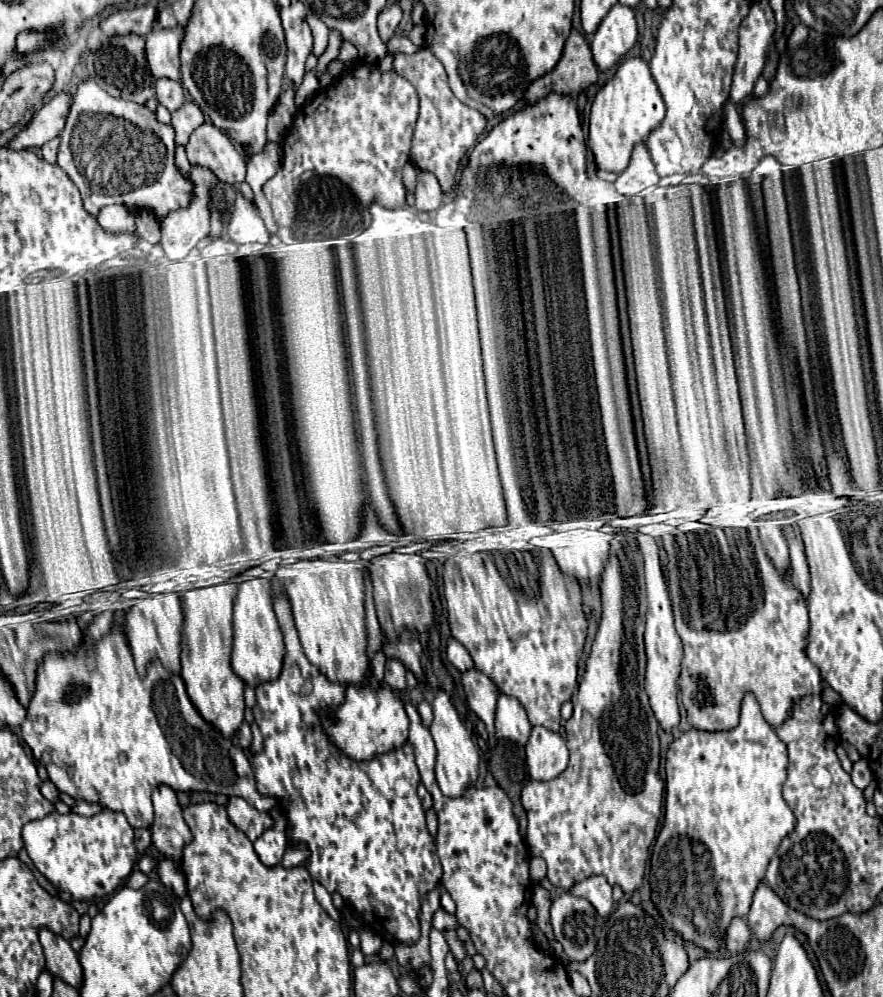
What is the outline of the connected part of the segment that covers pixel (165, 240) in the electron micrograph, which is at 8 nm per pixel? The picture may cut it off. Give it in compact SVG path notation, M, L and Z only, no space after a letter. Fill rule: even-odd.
M192 167L190 171L190 181L192 181L192 199L186 209L172 211L162 219L162 249L168 259L178 261L184 259L190 249L196 247L200 239L204 239L210 233L210 199L212 199L212 189L220 183L212 171L206 167Z

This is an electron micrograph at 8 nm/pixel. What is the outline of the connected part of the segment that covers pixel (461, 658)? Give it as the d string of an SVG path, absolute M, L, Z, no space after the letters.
M450 637L448 643L446 643L446 657L448 657L448 661L450 661L458 671L468 671L468 669L474 667L468 649L466 649L460 641L456 641L456 639L452 639L452 637Z

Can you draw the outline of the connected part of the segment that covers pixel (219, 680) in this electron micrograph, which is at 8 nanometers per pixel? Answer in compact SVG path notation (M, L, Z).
M222 583L184 593L184 626L181 643L181 673L192 705L208 723L230 739L244 719L244 683L230 667L232 651L232 603L238 583Z

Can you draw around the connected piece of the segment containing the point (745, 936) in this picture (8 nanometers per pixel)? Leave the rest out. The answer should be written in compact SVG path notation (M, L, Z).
M734 919L726 931L726 951L728 953L740 953L748 947L752 937L752 931L746 923L746 919Z

